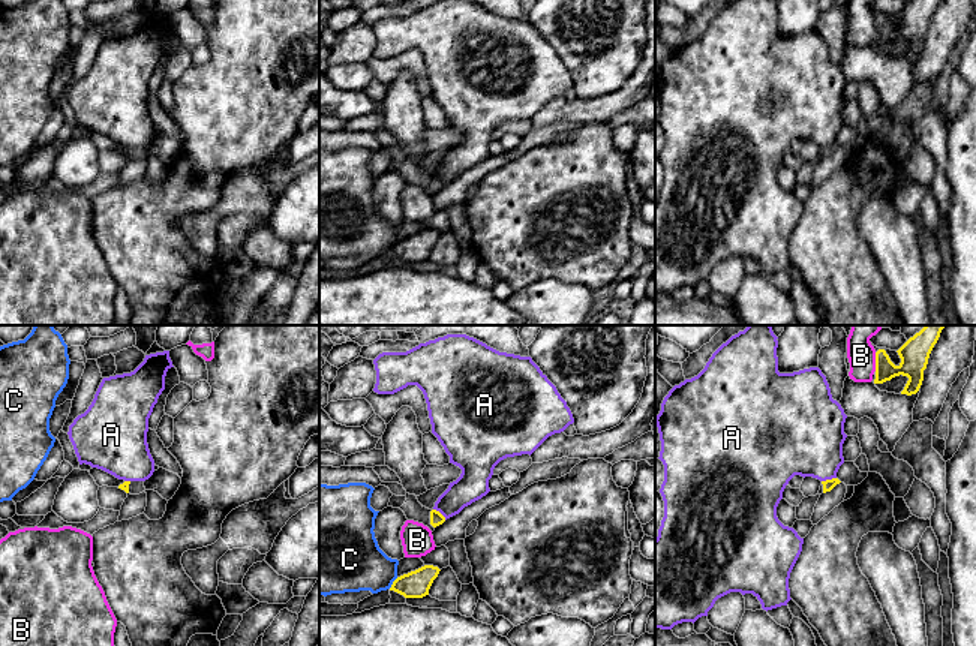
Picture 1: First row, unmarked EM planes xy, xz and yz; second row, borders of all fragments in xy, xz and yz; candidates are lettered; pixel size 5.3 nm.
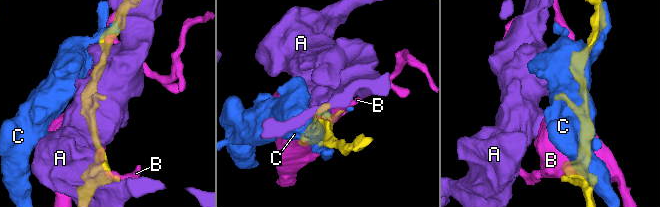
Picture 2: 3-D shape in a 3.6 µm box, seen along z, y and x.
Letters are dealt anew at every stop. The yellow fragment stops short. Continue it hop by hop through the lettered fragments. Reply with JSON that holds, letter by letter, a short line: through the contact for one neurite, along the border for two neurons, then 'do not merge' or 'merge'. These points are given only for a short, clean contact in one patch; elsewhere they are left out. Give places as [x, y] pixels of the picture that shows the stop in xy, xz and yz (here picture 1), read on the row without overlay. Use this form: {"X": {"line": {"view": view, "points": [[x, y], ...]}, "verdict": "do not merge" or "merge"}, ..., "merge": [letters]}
{"A": {"line": {"view": "yz", "points": [[835, 141], [822, 146]]}, "verdict": "do not merge"}, "B": {"verdict": "do not merge"}, "C": {"verdict": "do not merge"}, "merge": []}

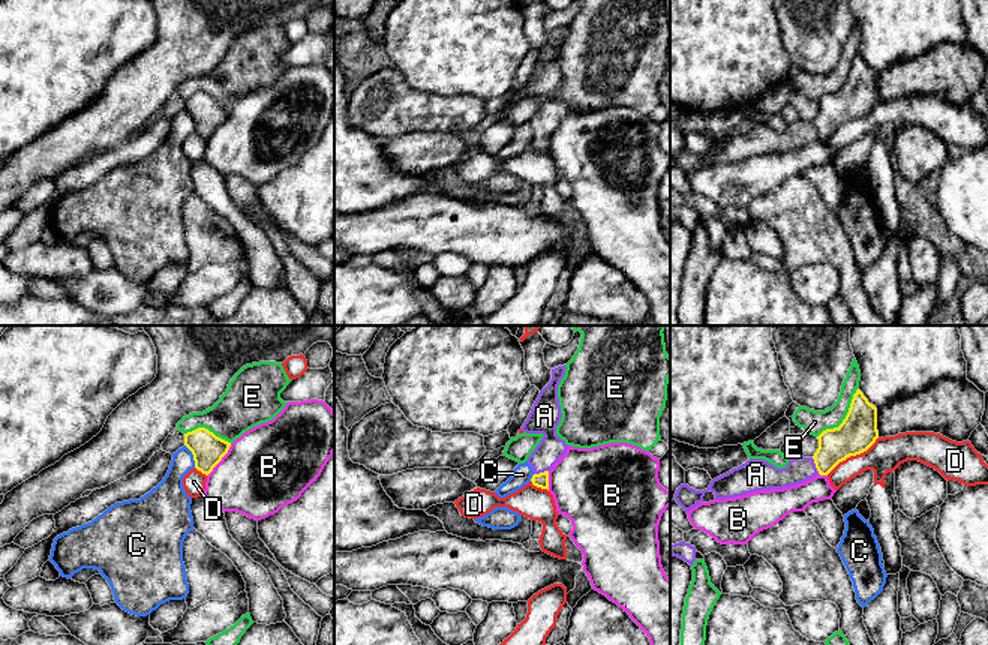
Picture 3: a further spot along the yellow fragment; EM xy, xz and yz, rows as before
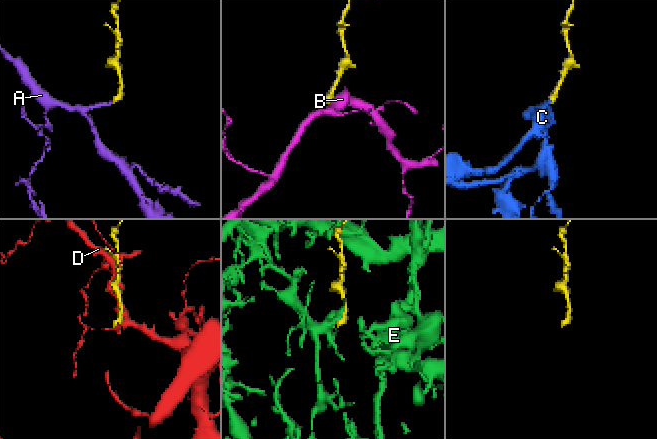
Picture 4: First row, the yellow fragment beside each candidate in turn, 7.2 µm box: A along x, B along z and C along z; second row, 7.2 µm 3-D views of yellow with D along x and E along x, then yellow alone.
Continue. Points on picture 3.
{"A": {"line": {"view": "yz", "points": [[852, 101], [840, 107], [816, 129], [798, 134]]}, "verdict": "merge"}, "B": {"line": {"view": "xy", "points": [[231, 108], [207, 140]]}, "verdict": "do not merge"}, "C": {"line": {"view": "xy", "points": [[185, 108], [192, 119], [195, 131]]}, "verdict": "do not merge"}, "D": {"verdict": "do not merge"}, "E": {"verdict": "do not merge"}, "merge": ["A"]}

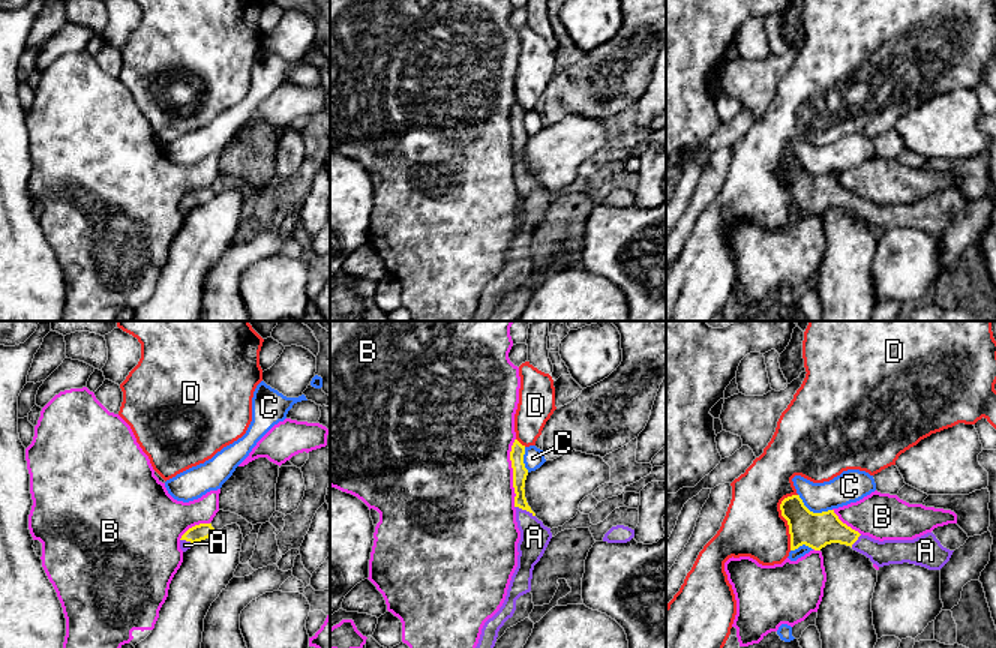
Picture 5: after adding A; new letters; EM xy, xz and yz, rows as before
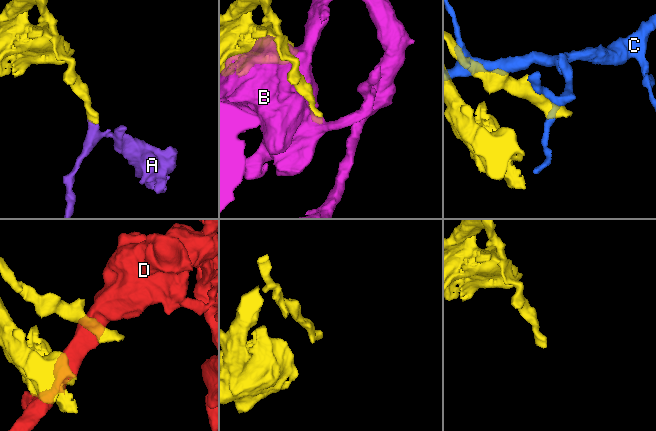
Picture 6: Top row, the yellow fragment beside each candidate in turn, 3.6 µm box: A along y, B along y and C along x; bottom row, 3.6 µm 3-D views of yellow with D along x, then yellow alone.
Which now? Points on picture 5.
{"A": {"line": {"view": "xz", "points": [[519, 135], [519, 167], [525, 173], [525, 183], [534, 201]]}, "verdict": "merge"}, "B": {"verdict": "do not merge"}, "C": {"verdict": "do not merge"}, "D": {"verdict": "do not merge"}, "merge": ["A"]}

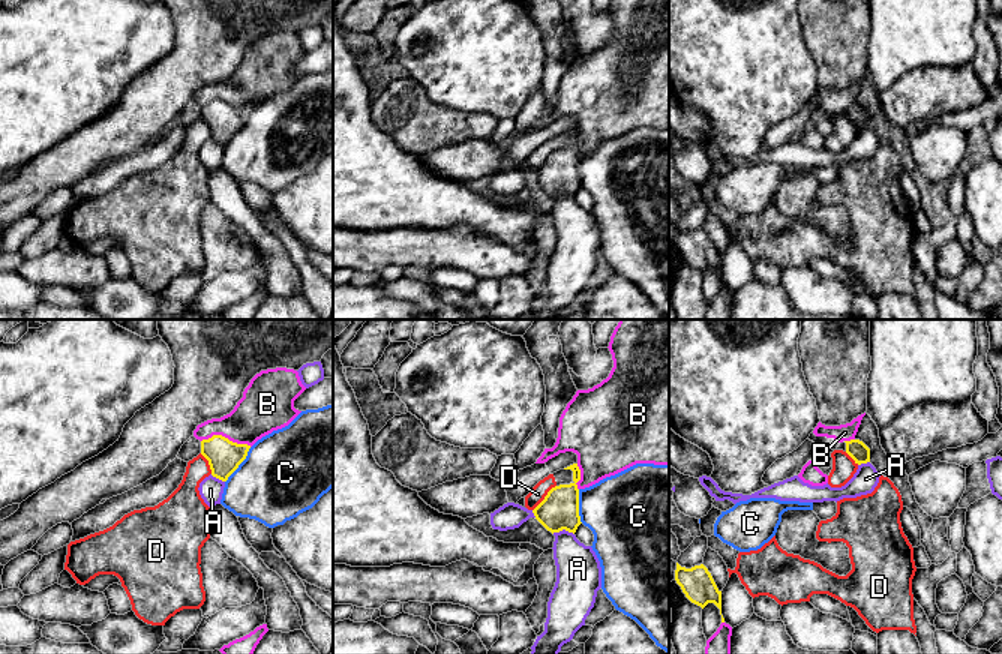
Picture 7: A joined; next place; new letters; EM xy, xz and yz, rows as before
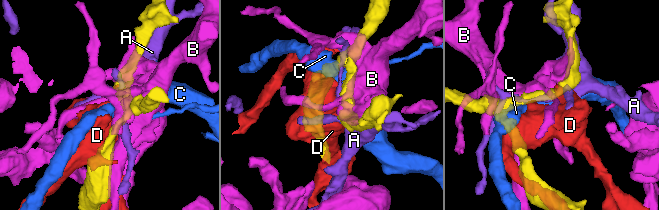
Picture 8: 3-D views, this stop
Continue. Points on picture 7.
{"A": {"verdict": "do not merge"}, "B": {"verdict": "do not merge"}, "C": {"verdict": "do not merge"}, "D": {"verdict": "do not merge"}, "merge": []}

